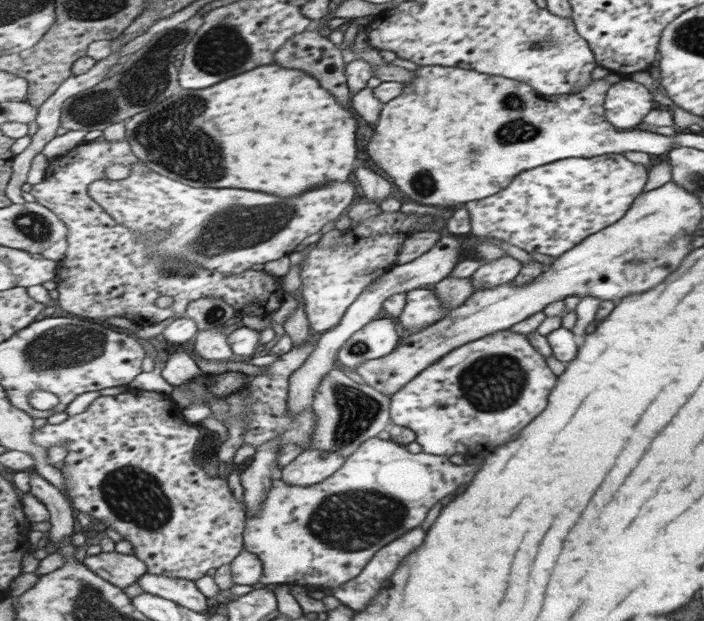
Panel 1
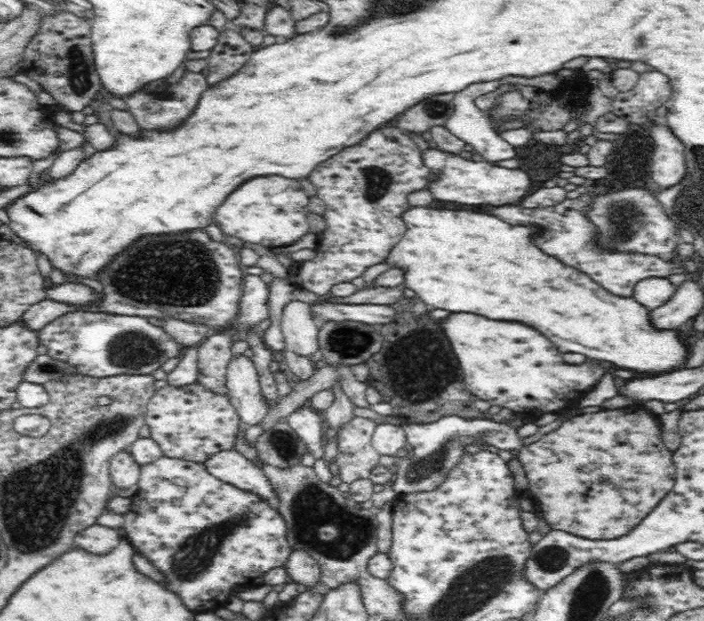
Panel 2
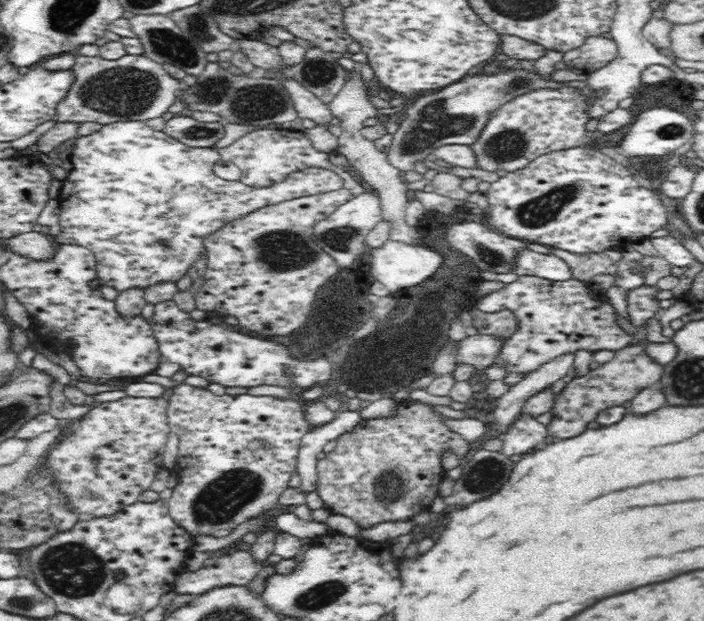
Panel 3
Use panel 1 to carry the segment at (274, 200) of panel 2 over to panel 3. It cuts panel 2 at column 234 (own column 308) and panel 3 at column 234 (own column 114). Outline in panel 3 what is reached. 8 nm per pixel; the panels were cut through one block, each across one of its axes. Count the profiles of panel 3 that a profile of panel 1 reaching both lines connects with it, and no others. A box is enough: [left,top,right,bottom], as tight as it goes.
[52,120,343,292]

